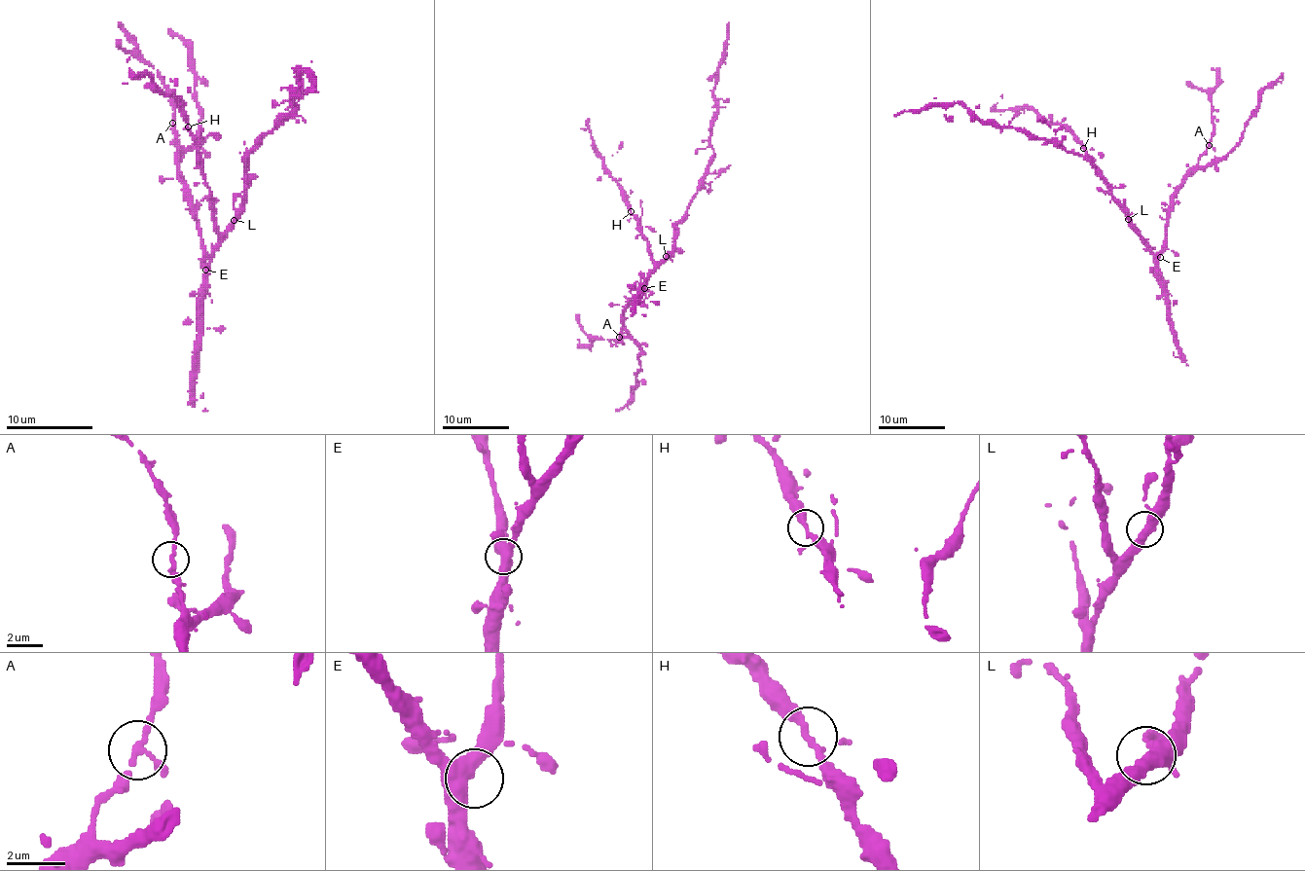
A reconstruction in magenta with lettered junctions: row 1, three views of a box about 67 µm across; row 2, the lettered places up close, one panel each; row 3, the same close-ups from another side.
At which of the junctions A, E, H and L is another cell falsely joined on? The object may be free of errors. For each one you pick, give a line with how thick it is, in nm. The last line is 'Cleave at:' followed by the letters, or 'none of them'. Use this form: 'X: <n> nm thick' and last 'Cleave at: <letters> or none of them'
Cleave at: none of them

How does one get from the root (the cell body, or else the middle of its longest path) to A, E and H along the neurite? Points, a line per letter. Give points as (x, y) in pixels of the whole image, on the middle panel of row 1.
A: (667, 258), (650, 274), (644, 290), (624, 309), (624, 324), (619, 336)
E: (667, 258), (650, 274), (644, 288)
H: (667, 258), (655, 262), (650, 256), (649, 241), (631, 211)

